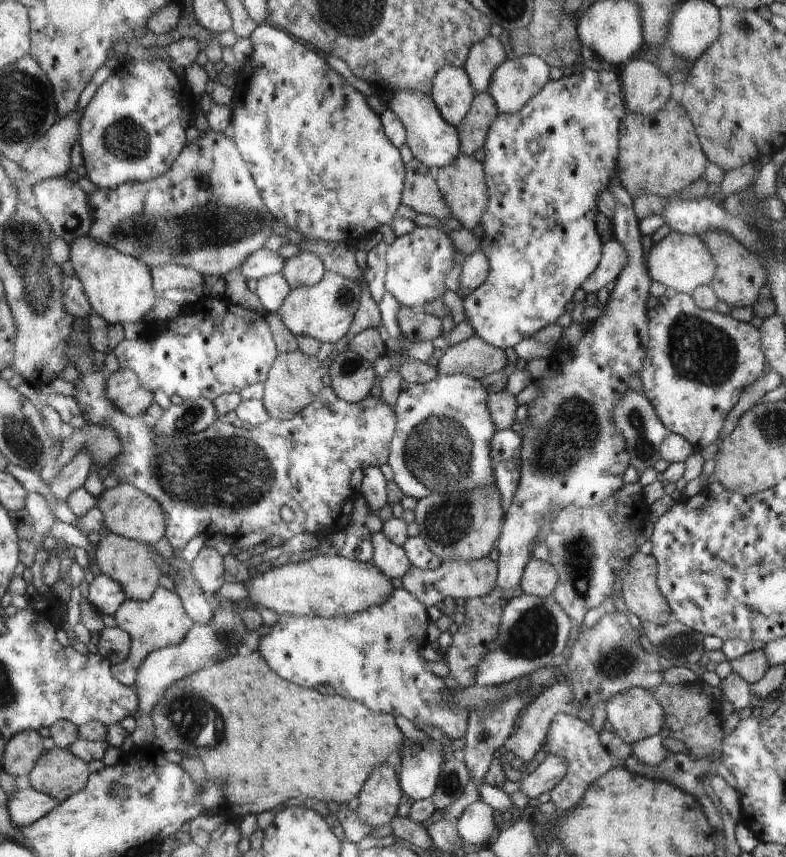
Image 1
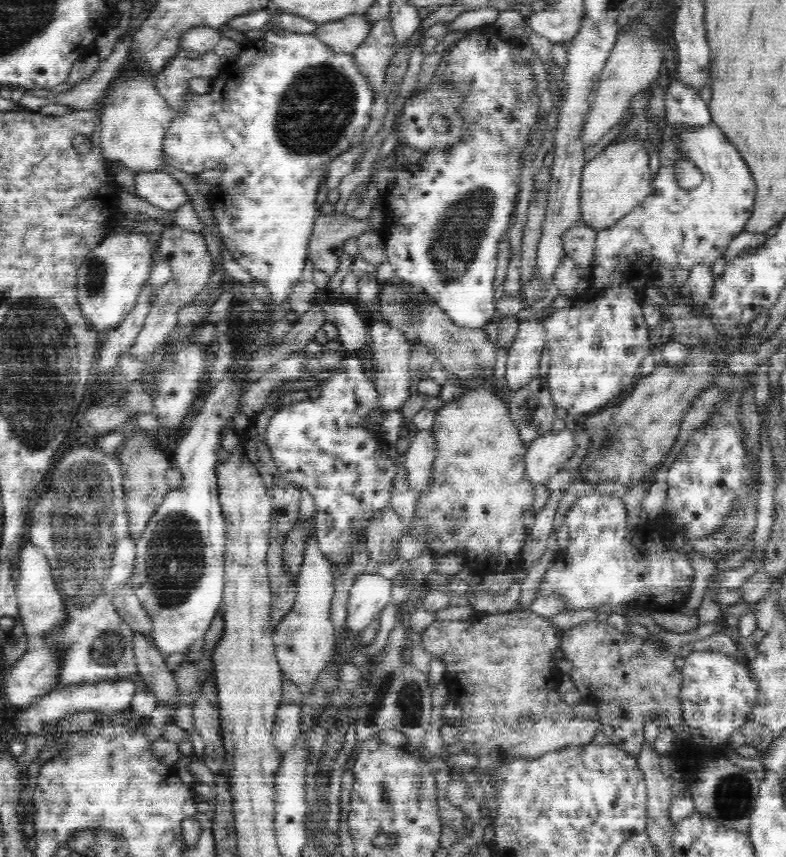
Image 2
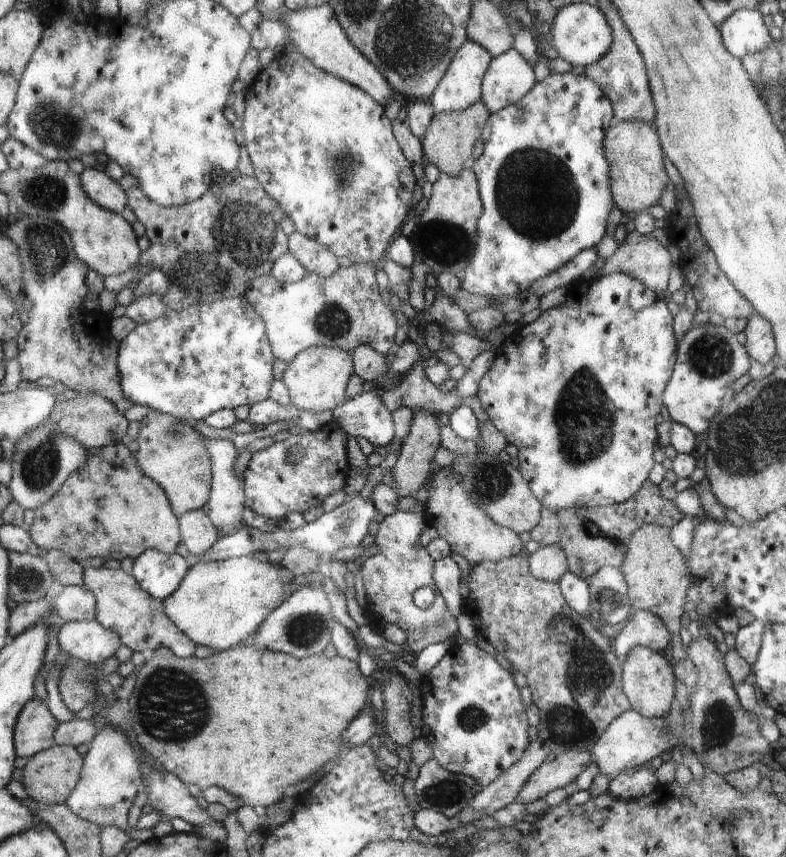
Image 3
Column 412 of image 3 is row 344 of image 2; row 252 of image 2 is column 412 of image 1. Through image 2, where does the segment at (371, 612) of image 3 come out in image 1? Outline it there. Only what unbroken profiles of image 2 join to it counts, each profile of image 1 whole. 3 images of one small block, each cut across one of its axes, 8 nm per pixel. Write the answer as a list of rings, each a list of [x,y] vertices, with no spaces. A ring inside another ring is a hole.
[[[401,587],[394,589],[384,604],[350,615],[325,618],[282,614],[278,616],[278,622],[271,628],[270,634],[261,638],[258,652],[265,661],[270,662],[270,668],[274,668],[278,676],[286,676],[286,680],[294,684],[302,684],[306,688],[328,684],[340,696],[348,694],[352,700],[362,700],[376,712],[402,715],[417,729],[422,730],[425,725],[430,725],[453,742],[468,735],[469,712],[451,704],[444,680],[428,670],[426,660],[420,654],[420,648],[427,646],[428,642],[426,628],[429,615],[424,606]]]

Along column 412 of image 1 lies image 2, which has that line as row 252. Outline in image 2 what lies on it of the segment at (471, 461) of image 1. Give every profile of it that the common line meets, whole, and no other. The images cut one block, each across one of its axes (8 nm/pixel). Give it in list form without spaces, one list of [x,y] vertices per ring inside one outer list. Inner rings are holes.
[[[481,28],[473,29],[468,32],[464,38],[459,38],[458,42],[450,46],[443,54],[438,64],[438,73],[442,71],[446,81],[457,81],[458,79],[467,79],[474,83],[474,96],[472,96],[472,106],[468,110],[468,115],[474,121],[472,135],[464,144],[458,144],[456,148],[450,151],[432,148],[429,152],[425,152],[424,160],[416,165],[397,165],[394,164],[394,182],[393,187],[382,191],[379,198],[380,211],[383,213],[383,242],[385,244],[385,254],[387,261],[392,265],[395,275],[404,282],[410,282],[414,285],[420,285],[429,294],[429,299],[434,305],[448,315],[458,326],[470,328],[482,328],[493,320],[496,310],[496,298],[494,295],[494,281],[496,279],[497,270],[497,253],[500,242],[503,240],[510,227],[512,220],[512,212],[516,206],[516,195],[520,192],[520,168],[522,168],[522,154],[524,148],[528,146],[530,134],[536,126],[536,122],[540,120],[540,102],[538,101],[538,92],[536,91],[536,79],[534,79],[534,71],[528,63],[520,63],[512,57],[513,42],[503,40],[498,36],[498,44],[494,38],[488,38],[483,34]]]

